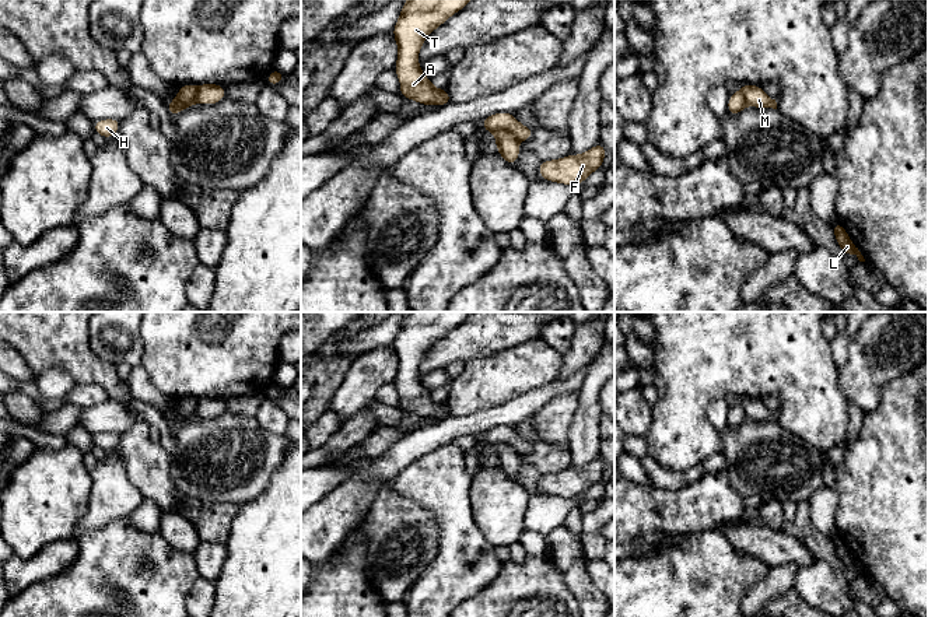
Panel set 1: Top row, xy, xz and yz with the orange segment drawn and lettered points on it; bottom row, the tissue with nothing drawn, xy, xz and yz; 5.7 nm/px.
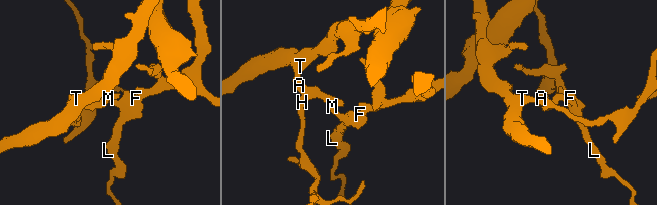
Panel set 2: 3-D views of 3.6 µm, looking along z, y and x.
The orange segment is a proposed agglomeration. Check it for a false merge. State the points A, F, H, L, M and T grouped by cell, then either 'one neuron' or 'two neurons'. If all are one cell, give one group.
A H T / F L M; two neurons

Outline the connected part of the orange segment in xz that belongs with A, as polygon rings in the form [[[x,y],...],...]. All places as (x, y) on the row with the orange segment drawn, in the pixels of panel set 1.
[[[407,0],[392,31],[398,43],[395,73],[400,81],[400,95],[420,105],[452,104],[448,90],[438,90],[421,71],[419,52],[424,39],[470,0]]]

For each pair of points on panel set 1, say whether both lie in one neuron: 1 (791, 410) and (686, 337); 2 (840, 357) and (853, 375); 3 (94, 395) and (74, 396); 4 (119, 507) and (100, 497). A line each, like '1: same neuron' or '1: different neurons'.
1: same neuron
2: different neurons
3: same neuron
4: same neuron

